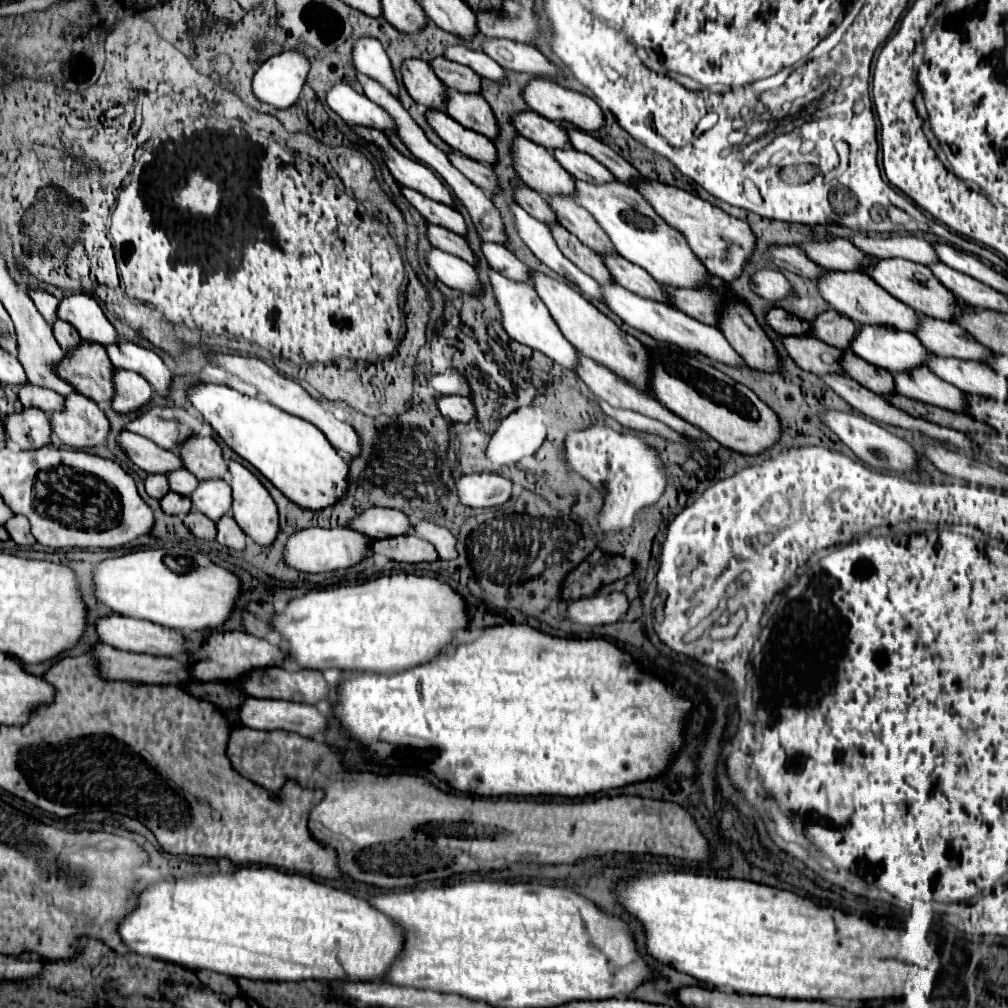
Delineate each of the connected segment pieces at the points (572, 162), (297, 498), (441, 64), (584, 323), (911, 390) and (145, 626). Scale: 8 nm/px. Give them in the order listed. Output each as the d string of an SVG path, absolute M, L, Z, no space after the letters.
M571 146L569 148L555 148L553 156L569 174L573 174L579 180L595 182L595 184L605 184L605 182L613 180L611 172L603 164L599 164L593 156L579 152Z
M195 384L187 388L189 404L243 460L253 464L271 484L301 508L321 510L345 494L349 466L313 424L291 416L277 406L241 394L221 384Z
M439 56L439 58L433 58L429 66L437 74L437 78L443 80L447 88L453 88L459 92L479 92L481 90L481 76L475 74L471 68L465 68L463 64L457 64L457 62L451 62Z
M531 270L529 280L537 292L537 296L541 296L543 304L547 306L549 314L553 316L555 324L559 326L561 334L585 356L591 356L595 362L607 366L609 370L613 370L617 376L625 378L627 382L631 382L635 388L649 392L647 388L647 368L649 368L649 352L647 348L635 340L631 334L623 332L613 320L609 320L605 314L601 314L589 300L585 300L575 288L571 288L569 284L555 280L539 270Z
M917 366L907 372L891 372L891 376L895 382L895 392L901 396L955 412L963 412L965 408L965 392L933 376L933 372L925 366Z
M103 616L97 620L99 640L127 652L145 652L155 656L181 656L185 654L185 640L179 632L161 628L147 620L135 620L127 616Z

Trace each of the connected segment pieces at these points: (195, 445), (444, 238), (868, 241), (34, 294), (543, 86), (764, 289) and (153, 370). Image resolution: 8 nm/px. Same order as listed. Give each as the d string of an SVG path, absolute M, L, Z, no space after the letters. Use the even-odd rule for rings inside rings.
M191 436L189 440L183 440L175 452L197 480L227 476L227 462L223 460L219 444L211 436Z
M425 224L425 234L429 238L429 242L439 248L439 250L445 250L445 252L451 252L463 260L467 260L469 264L475 264L475 256L471 252L471 248L467 246L465 238L455 234L455 232L449 232L447 228L441 228L437 224Z
M855 234L855 236L847 236L847 240L851 244L855 244L855 248L861 248L865 254L873 254L873 256L903 258L903 260L913 260L919 264L939 262L931 244L923 238L917 238L917 236L889 234L883 238L883 236Z
M29 286L29 296L33 298L33 302L35 302L35 306L37 306L37 310L43 314L43 318L49 322L49 324L53 324L53 320L57 318L57 304L59 304L59 300L53 296L53 294L49 294L47 290L43 290L41 286Z
M533 78L523 90L521 90L521 98L525 100L525 104L529 108L533 108L537 114L553 120L553 122L571 122L573 126L585 130L585 132L591 132L591 130L599 130L605 122L603 118L603 112L601 108L597 106L595 100L591 100L589 96L585 94L579 94L575 90L569 90L569 88L563 88L559 86L557 82L549 80L549 78Z
M761 268L753 274L751 278L751 290L755 294L759 294L761 298L765 300L779 300L779 298L785 298L789 292L791 292L791 286L787 282L787 278L777 272L777 270L769 270L769 268Z
M119 338L117 342L105 346L105 350L115 368L139 372L157 390L157 394L161 396L169 394L171 372L153 350L141 348L133 342L127 342L125 338Z

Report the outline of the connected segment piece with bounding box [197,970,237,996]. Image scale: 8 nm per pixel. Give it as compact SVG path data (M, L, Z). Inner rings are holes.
M199 970L197 976L201 976L201 980L203 980L207 986L215 988L217 992L229 992L229 994L233 996L235 990L237 990L235 980L229 978L229 976L225 976L225 974L215 974L215 972L211 972L211 970Z

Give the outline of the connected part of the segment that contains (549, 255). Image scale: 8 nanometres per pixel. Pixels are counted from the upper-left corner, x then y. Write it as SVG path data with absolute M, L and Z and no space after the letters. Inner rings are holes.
M515 202L509 204L509 216L517 228L519 238L525 242L525 246L529 246L529 250L543 262L547 264L553 272L557 272L561 278L569 280L571 284L575 284L583 294L593 296L597 300L601 300L601 292L597 282L587 276L585 272L581 272L571 260L567 260L561 250L557 248L555 240L551 238L551 232L547 228L547 224L535 220L533 216L529 216L521 206L517 206Z

